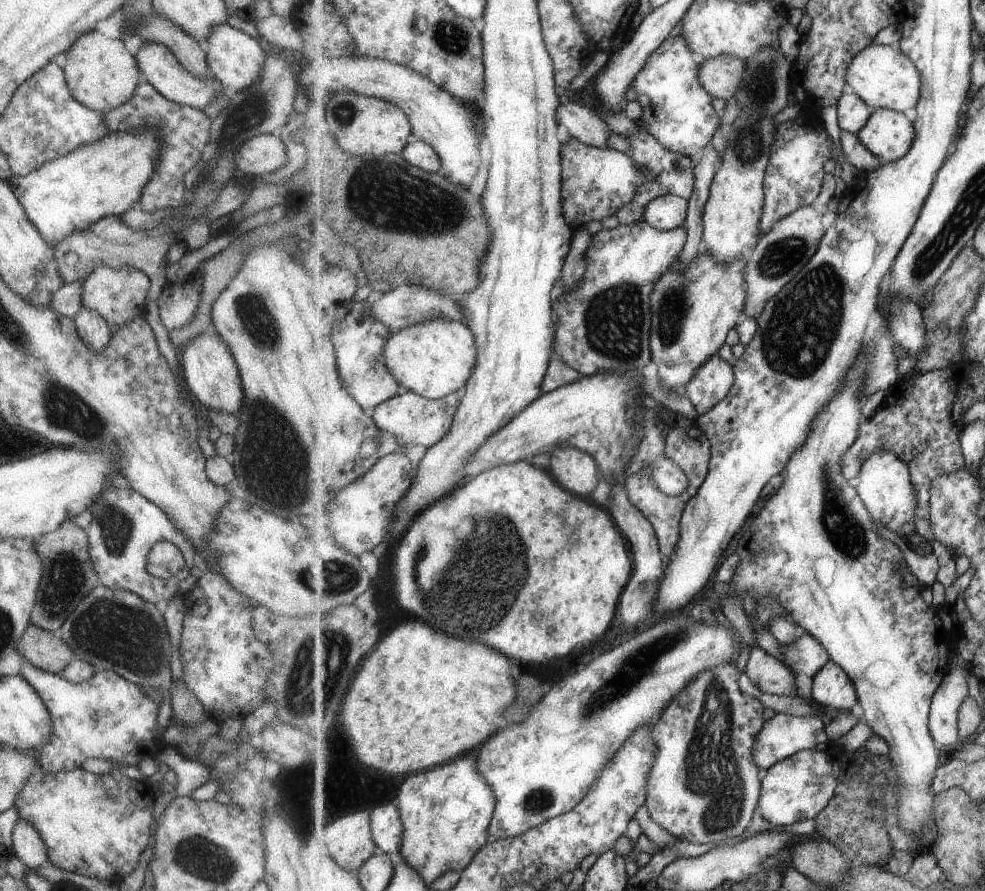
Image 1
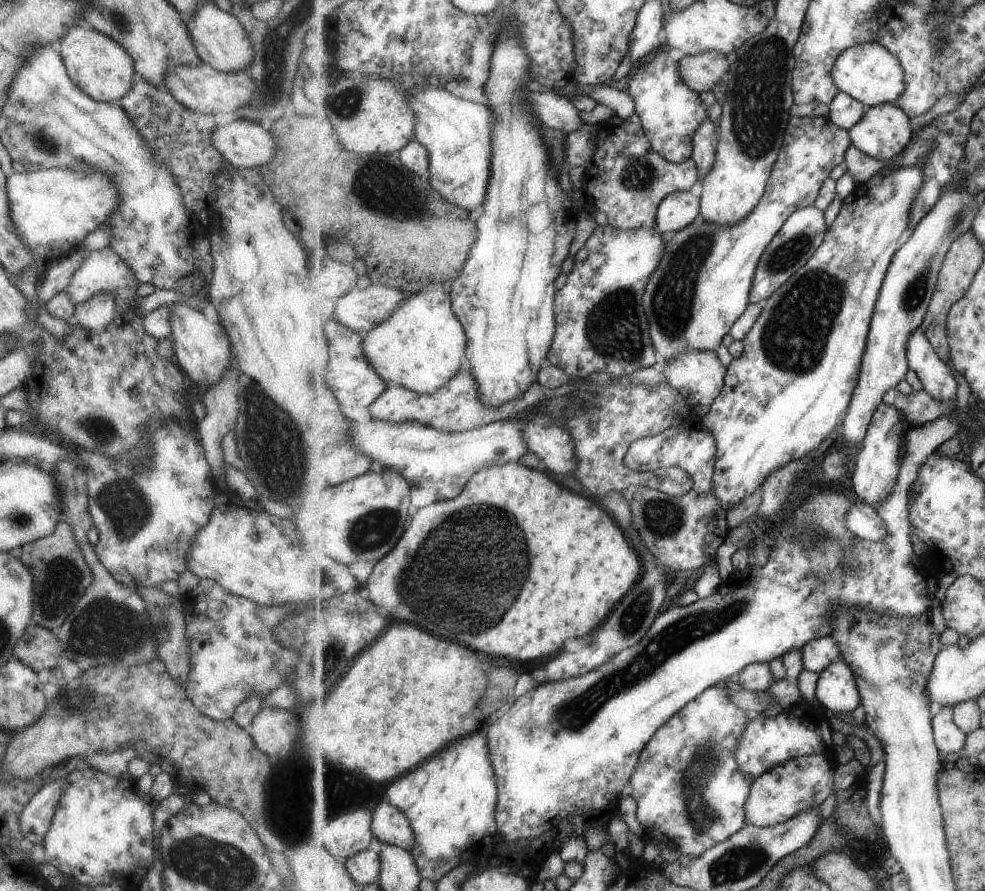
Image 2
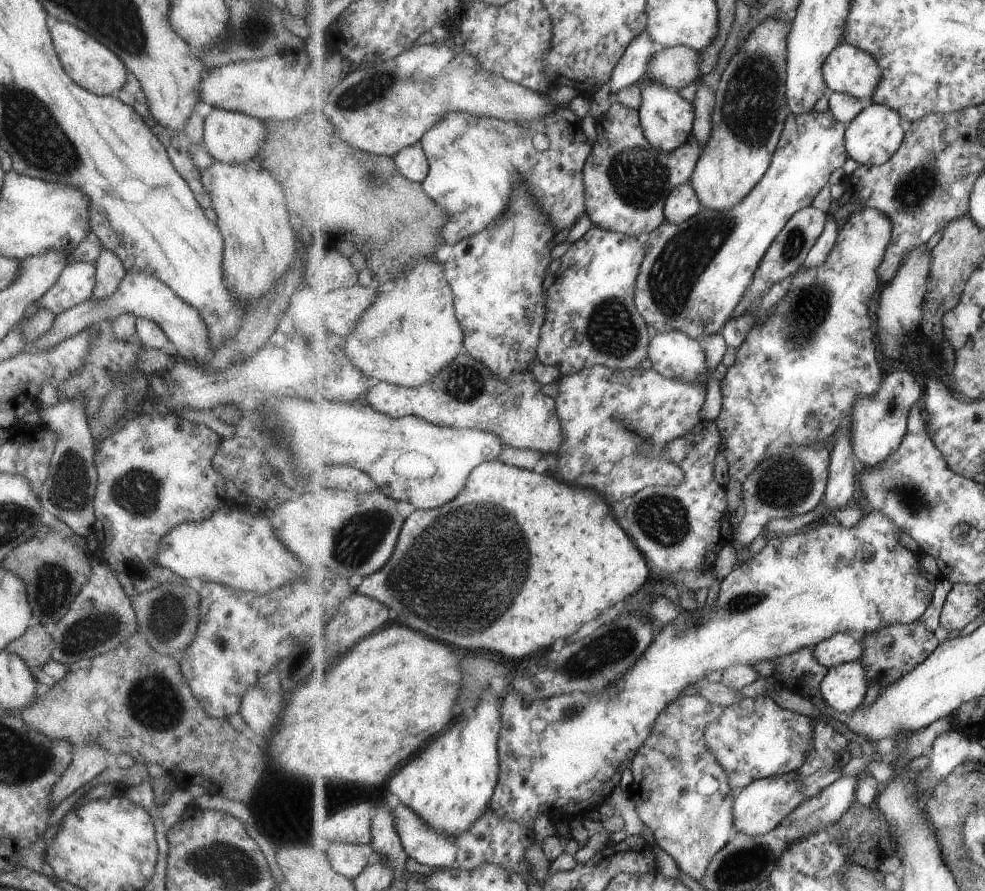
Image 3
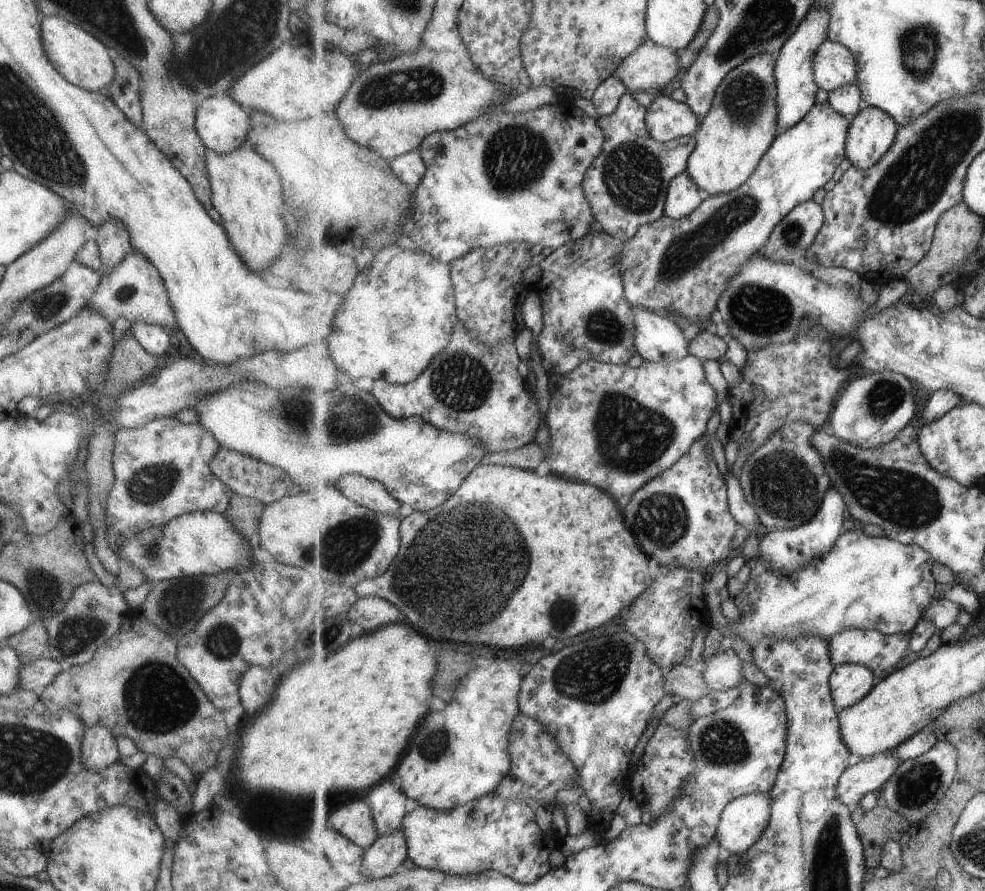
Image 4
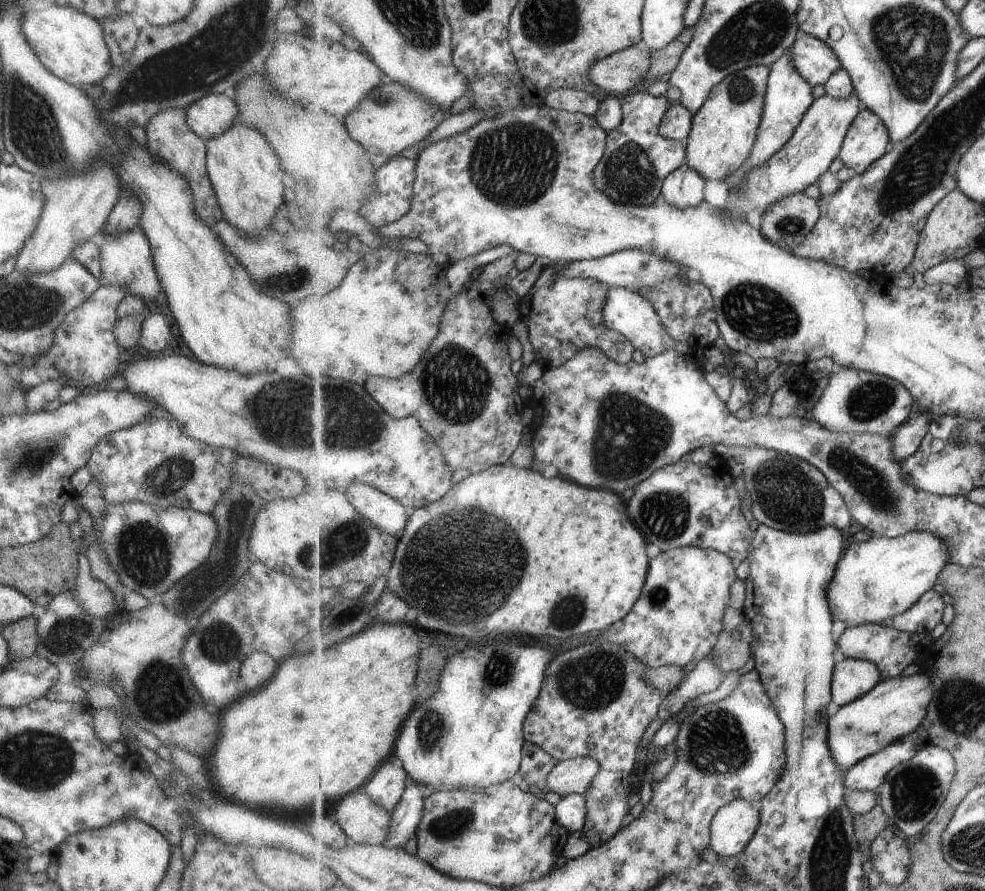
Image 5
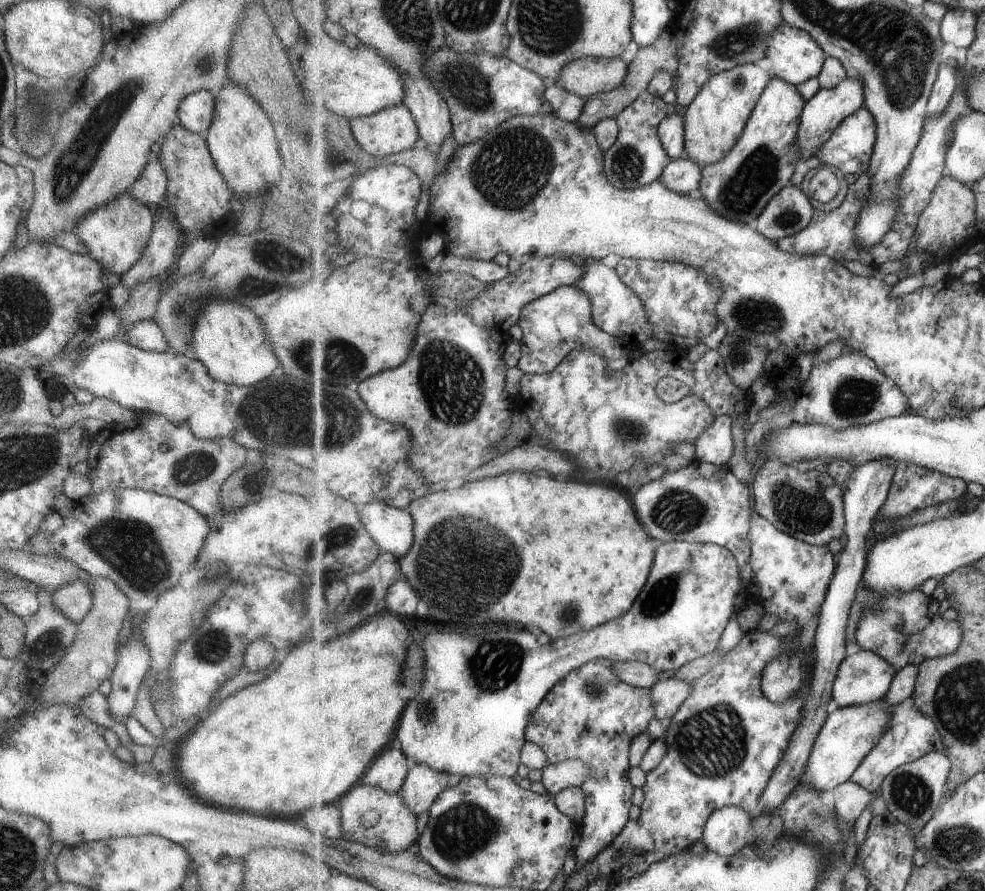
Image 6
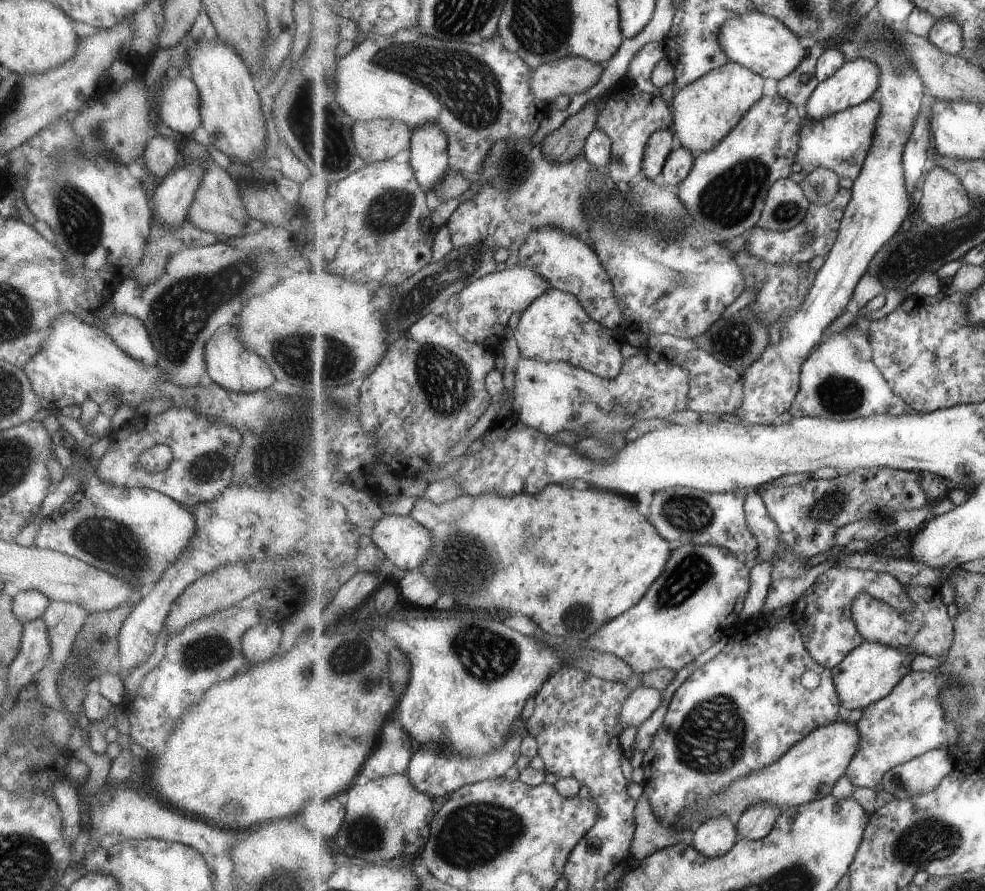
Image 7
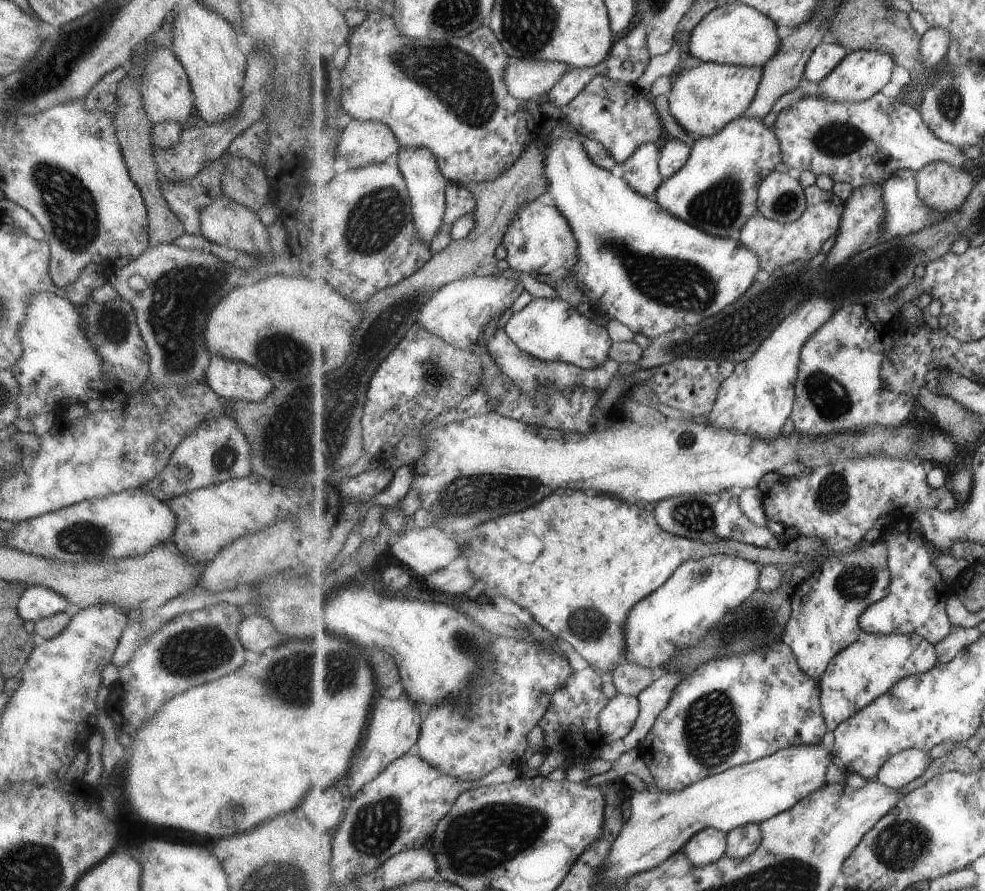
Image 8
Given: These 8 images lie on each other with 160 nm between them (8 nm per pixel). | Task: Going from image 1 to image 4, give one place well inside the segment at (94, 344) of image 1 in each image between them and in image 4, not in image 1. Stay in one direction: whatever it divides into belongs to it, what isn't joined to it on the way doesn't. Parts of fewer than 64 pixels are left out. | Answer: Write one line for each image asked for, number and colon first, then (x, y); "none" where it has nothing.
2: (94, 314)
3: (108, 271)
4: (112, 242)

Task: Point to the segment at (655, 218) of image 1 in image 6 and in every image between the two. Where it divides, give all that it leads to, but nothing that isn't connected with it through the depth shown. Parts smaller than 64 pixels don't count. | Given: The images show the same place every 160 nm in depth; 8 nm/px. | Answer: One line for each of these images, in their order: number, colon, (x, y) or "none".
2: (679, 209)
3: (683, 203)
4: (684, 197)
5: (685, 187)
6: (683, 175)

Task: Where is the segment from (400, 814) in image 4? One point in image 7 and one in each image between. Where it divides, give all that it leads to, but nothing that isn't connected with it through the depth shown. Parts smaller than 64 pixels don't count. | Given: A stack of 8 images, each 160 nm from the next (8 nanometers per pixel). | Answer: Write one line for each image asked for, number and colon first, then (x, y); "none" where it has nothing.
5: (388, 785)
6: (389, 772)
7: (394, 751)

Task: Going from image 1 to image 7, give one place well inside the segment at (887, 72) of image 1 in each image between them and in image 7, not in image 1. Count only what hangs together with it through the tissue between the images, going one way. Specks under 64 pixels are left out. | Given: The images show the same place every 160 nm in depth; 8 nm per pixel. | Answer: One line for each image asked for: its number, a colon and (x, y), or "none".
2: (868, 72)
3: (851, 70)
4: (835, 65)
5: (816, 60)
6: (794, 54)
7: (763, 43)

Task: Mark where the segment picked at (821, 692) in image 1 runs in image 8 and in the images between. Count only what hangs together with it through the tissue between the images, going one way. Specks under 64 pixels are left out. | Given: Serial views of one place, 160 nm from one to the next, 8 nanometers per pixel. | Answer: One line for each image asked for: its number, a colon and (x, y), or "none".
2: (836, 690)
3: (844, 688)
4: (851, 683)
5: (853, 678)
6: (863, 677)
7: (871, 672)
8: (867, 669)

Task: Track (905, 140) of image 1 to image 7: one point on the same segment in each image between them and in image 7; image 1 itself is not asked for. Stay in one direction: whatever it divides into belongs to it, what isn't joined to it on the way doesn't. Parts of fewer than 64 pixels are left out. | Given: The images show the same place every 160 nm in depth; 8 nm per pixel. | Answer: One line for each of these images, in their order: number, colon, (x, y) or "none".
2: (885, 131)
3: (873, 138)
4: (872, 133)
5: (868, 139)
6: (851, 147)
7: (841, 142)

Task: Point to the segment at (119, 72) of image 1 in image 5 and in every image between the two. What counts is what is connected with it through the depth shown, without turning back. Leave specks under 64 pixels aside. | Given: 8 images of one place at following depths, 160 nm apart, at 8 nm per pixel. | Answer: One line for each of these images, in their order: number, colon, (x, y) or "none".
2: (99, 67)
3: (90, 65)
4: (82, 60)
5: (69, 44)

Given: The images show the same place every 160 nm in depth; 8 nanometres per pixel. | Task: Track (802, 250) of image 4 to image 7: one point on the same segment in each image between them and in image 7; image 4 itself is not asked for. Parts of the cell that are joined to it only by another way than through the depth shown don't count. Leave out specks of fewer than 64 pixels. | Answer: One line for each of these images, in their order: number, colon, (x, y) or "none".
5: (789, 222)
6: (790, 211)
7: (786, 207)

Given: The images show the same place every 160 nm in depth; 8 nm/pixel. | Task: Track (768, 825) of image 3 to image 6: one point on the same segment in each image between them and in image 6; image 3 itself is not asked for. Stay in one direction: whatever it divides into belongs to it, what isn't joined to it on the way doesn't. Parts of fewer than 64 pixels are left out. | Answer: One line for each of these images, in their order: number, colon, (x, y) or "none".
4: (745, 819)
5: (734, 826)
6: (726, 832)

